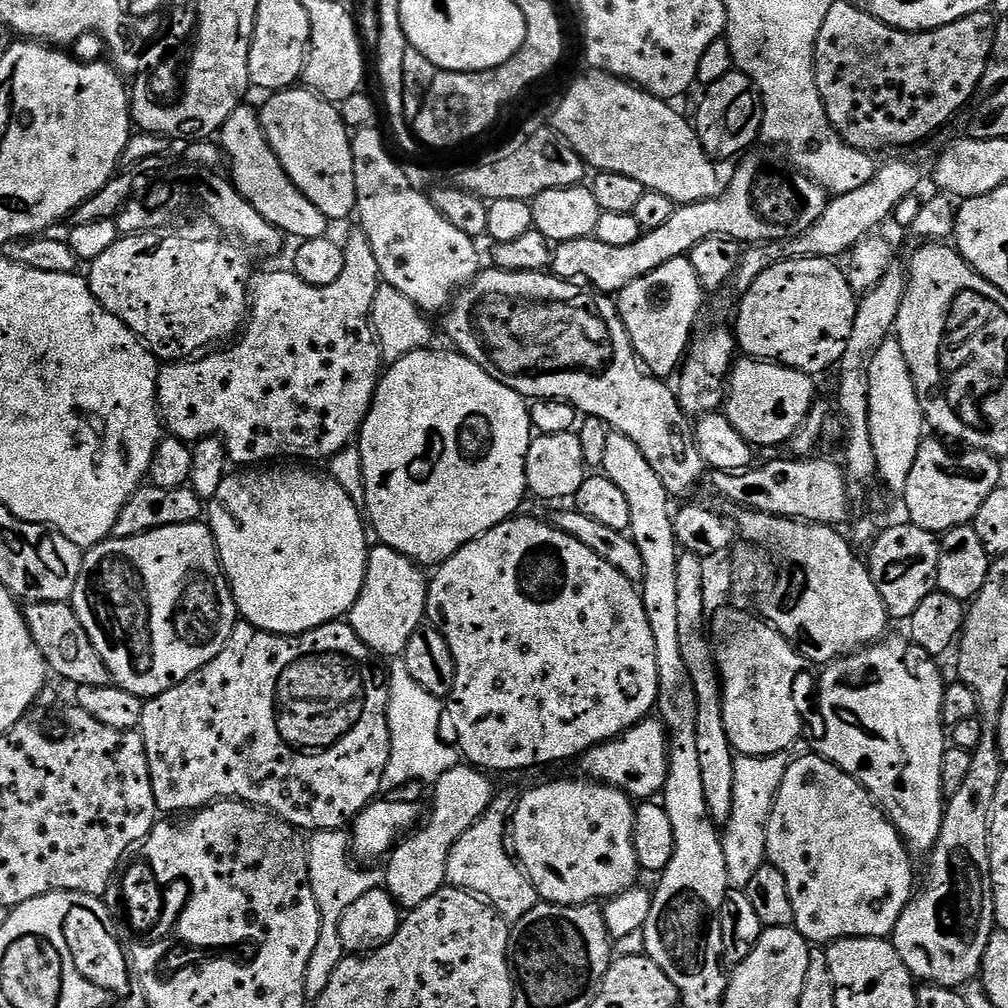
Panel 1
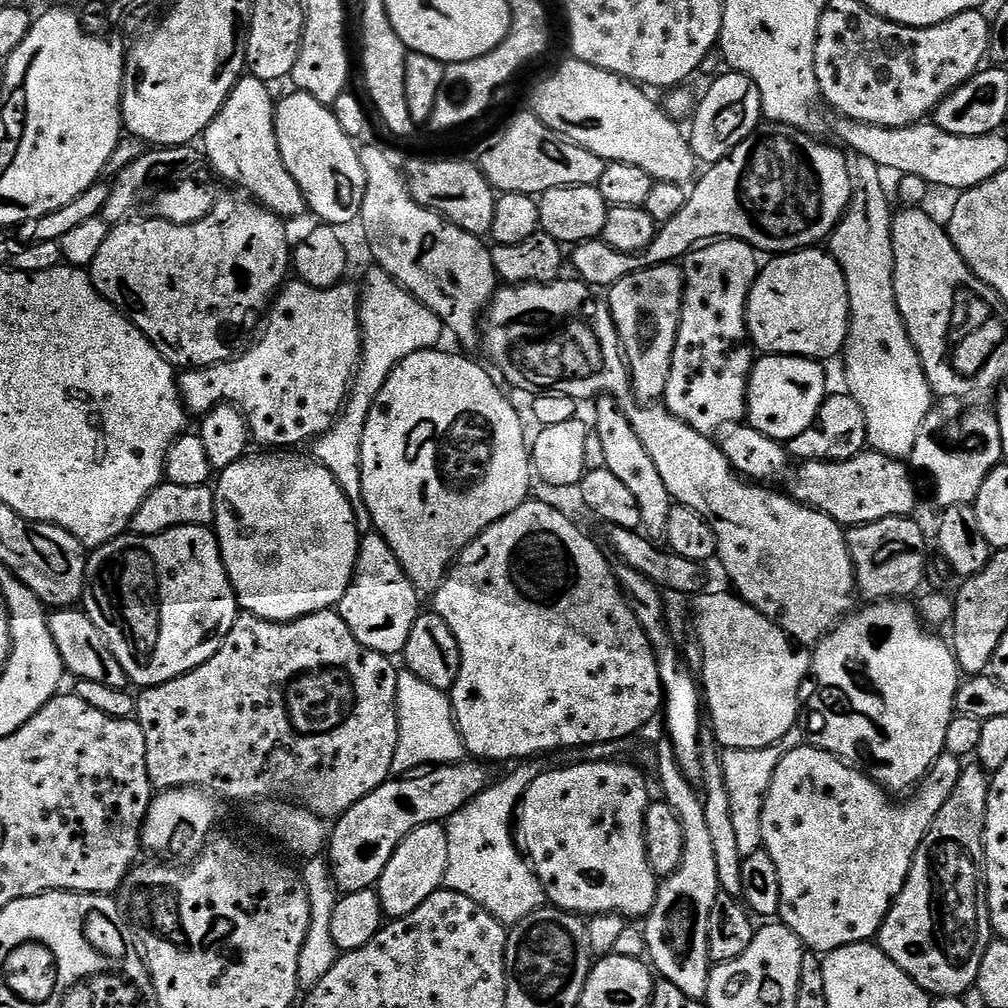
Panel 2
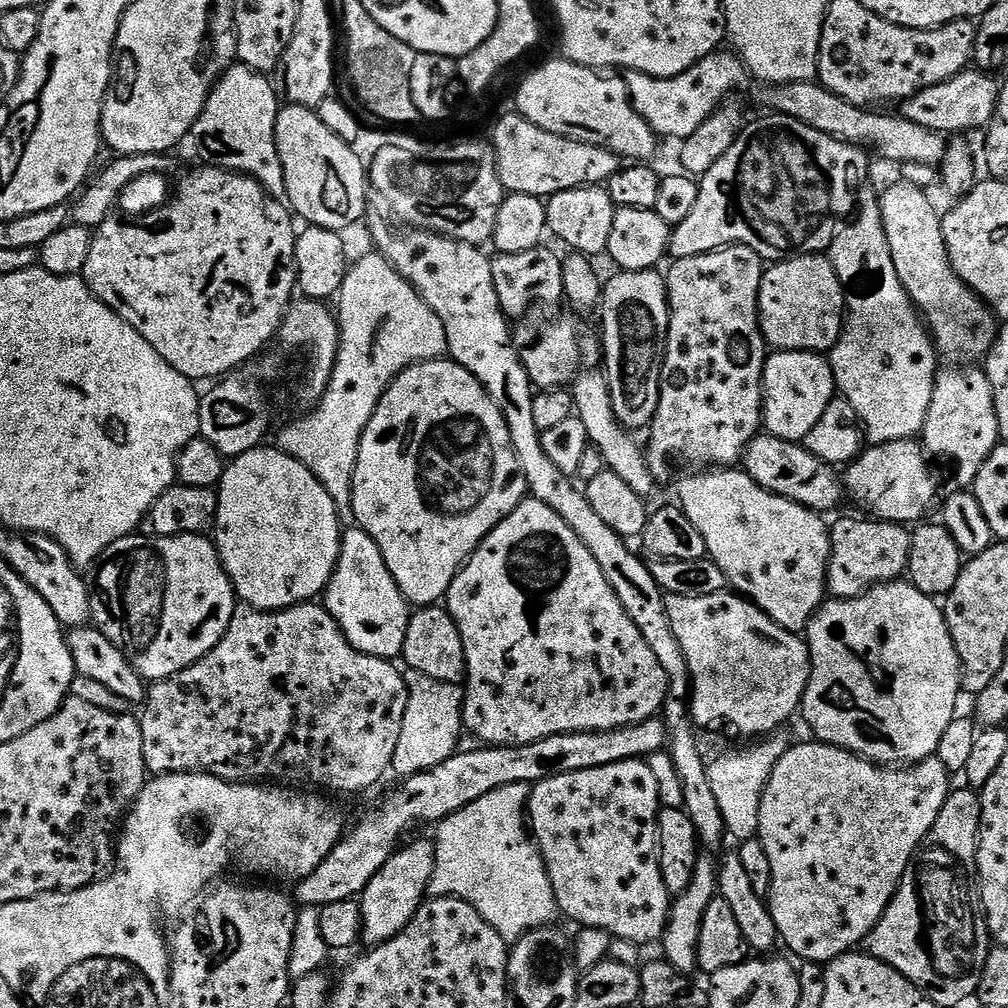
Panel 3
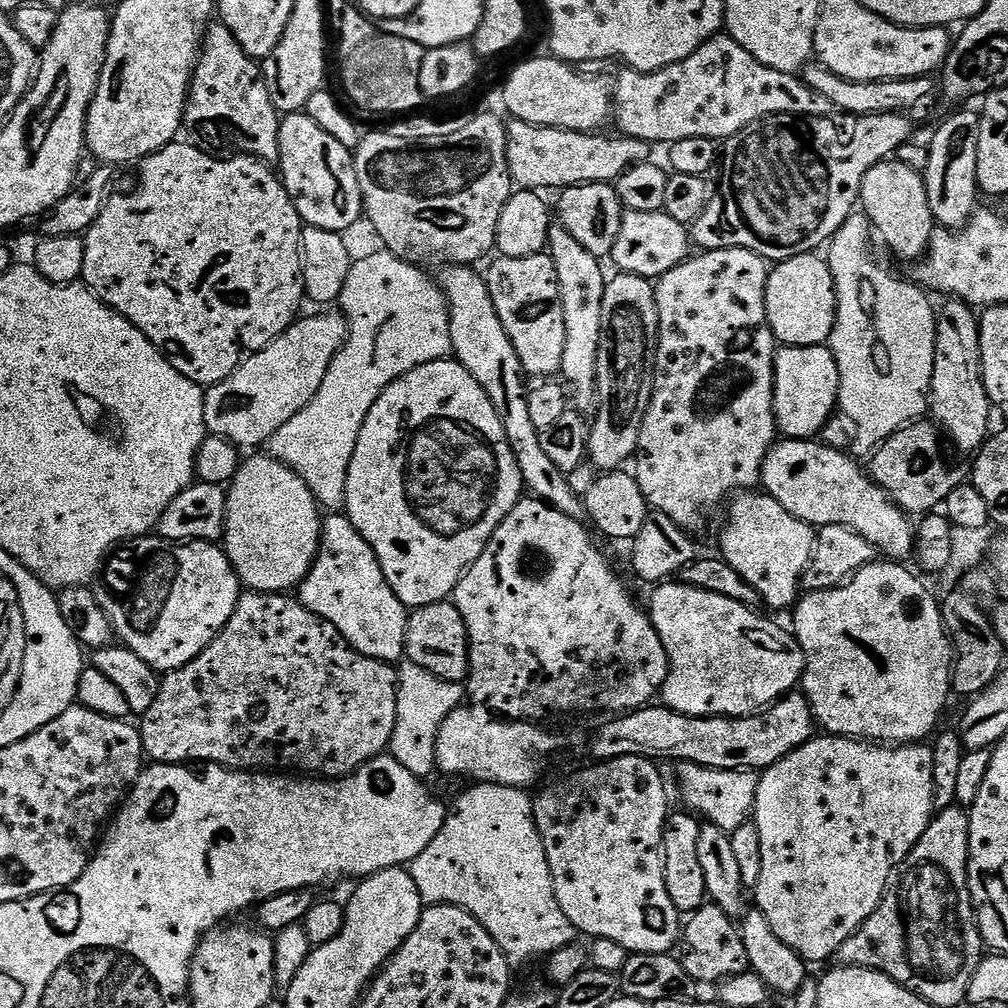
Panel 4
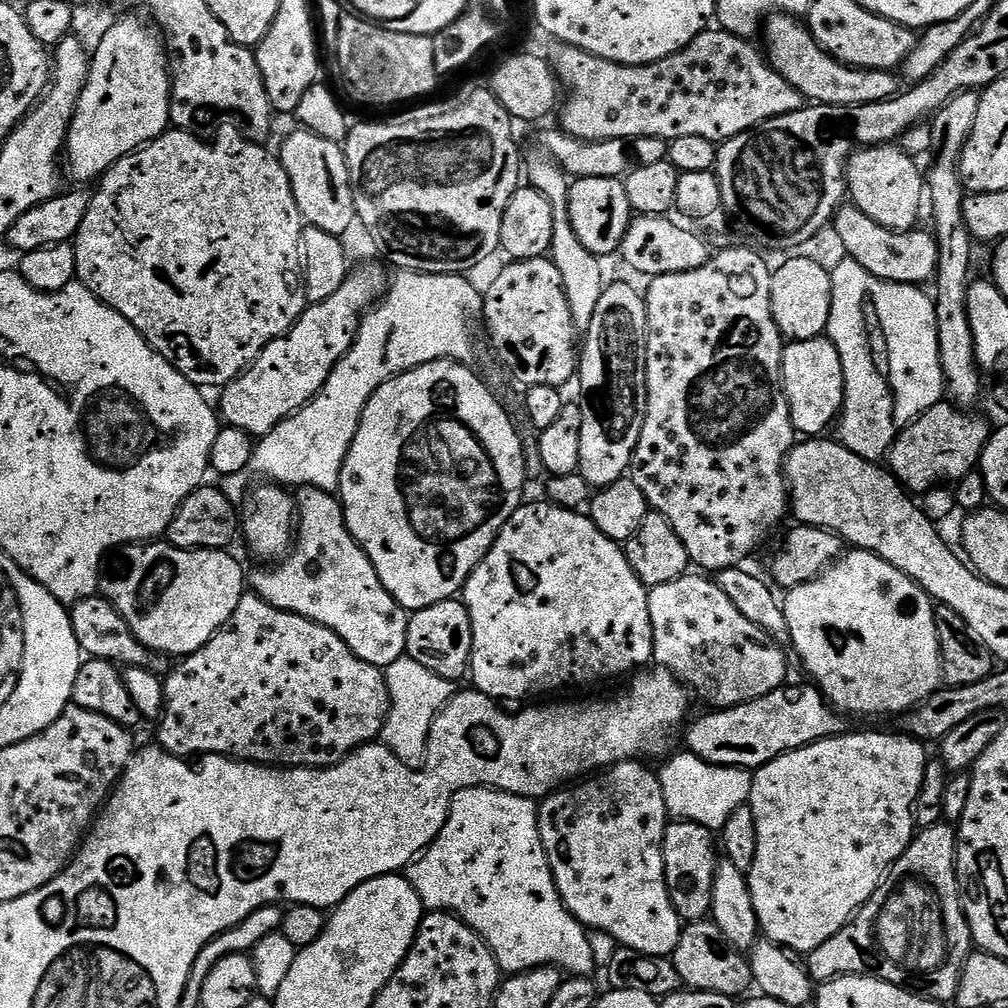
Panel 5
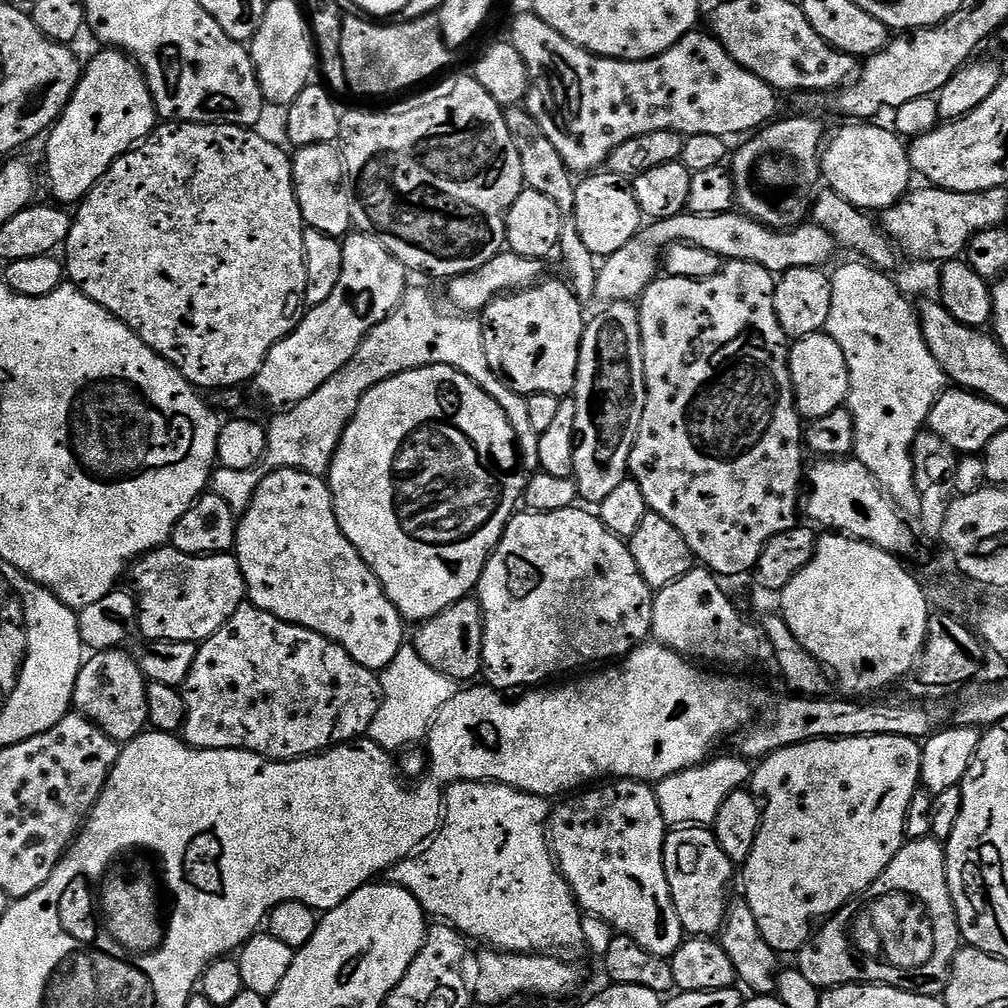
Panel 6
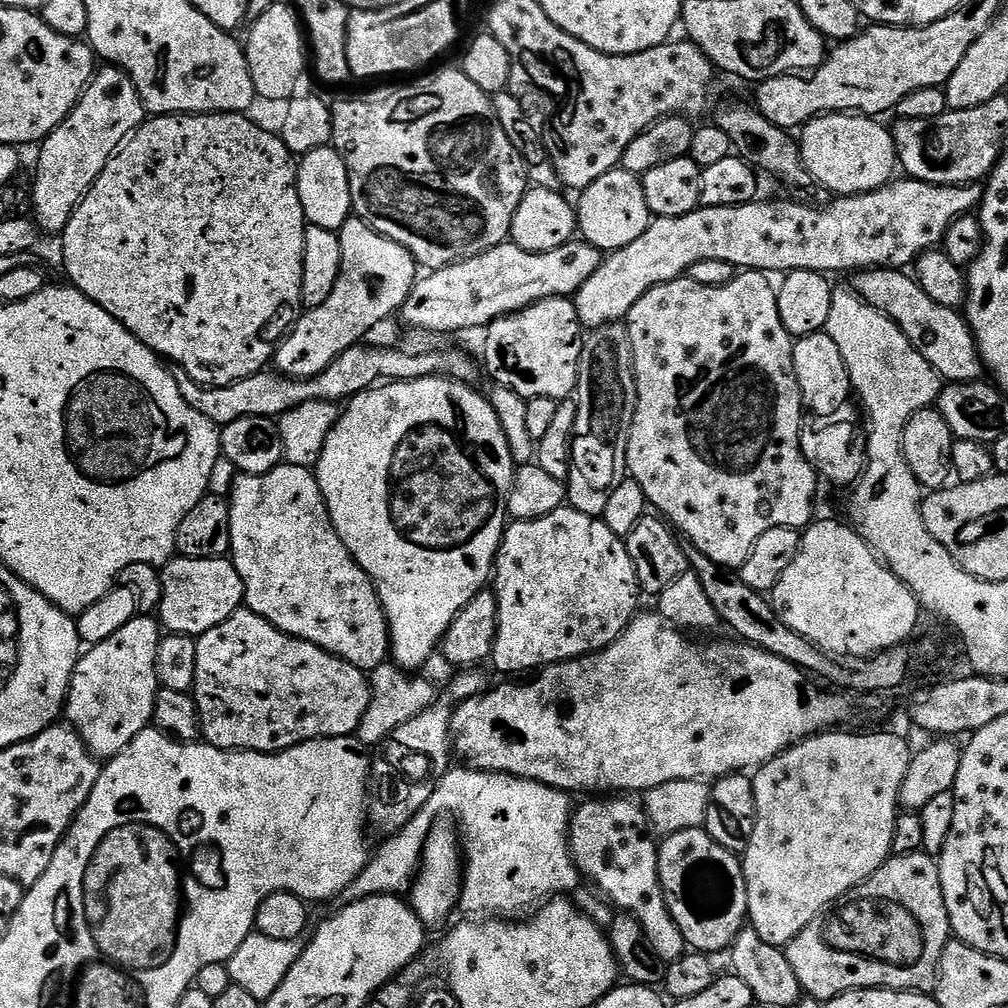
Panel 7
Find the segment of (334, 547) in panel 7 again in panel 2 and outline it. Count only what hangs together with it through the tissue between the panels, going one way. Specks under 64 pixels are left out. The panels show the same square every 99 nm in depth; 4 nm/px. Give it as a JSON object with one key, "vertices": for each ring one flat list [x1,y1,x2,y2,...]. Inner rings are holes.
{"vertices":[[364,534,360,537,360,549,356,551,356,569,346,594,340,599,338,611,362,646,392,658,395,657,395,652,396,655,403,653,406,638,410,638,410,630,422,614,422,596,402,570,394,550,390,550,380,535,371,535]]}

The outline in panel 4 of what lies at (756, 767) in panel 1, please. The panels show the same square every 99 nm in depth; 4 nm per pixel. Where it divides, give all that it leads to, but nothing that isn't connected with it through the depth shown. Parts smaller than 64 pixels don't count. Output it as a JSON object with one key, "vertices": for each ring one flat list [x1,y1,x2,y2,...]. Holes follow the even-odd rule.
{"vertices":[[687,762,681,763,679,768,680,792,684,795,685,802,689,804,687,807,697,817,729,834,738,830,738,826,753,819,756,811,756,791,760,785,760,776,755,771,718,770]]}

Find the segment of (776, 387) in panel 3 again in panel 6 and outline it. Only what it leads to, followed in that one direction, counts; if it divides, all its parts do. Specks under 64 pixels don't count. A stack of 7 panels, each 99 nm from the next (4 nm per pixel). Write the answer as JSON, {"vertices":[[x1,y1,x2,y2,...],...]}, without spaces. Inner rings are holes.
{"vertices":[[827,331,815,332,800,338,791,345,790,367,792,392,796,396,796,408,805,421,826,418,837,411,848,399,848,367,846,358,840,354,838,342,828,337]]}

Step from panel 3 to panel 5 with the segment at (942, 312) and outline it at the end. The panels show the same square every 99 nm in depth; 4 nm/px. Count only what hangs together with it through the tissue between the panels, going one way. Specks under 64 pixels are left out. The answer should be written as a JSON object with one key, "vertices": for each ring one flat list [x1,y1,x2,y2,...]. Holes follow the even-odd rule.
{"vertices":[[877,144,874,148,861,148,848,159,846,192,851,203,860,208,882,227,906,232,917,227,920,199,926,196,926,180,915,159,892,144]]}

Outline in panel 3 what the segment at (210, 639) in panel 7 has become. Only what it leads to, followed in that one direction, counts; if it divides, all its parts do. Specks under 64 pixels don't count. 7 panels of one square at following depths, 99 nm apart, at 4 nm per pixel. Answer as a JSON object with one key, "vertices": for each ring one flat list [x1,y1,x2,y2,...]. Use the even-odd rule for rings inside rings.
{"vertices":[[309,602,307,604,295,604,292,608,281,608,278,612,263,612,260,608,251,608,249,604,241,603,234,610,230,618,230,626,226,634,214,646,214,650,207,652,198,662,191,664,186,670,174,674,165,680,157,680,147,689,146,699,142,705,144,716,139,717,140,729,142,730,142,754,148,767,149,773,156,776,167,776,170,772,205,772,208,776,217,776,223,780,231,780,234,784,246,784,249,782,279,782,284,786,308,786,304,784,313,784,313,789,328,792,364,792,367,788,372,788,384,775,389,775,394,758,394,750,398,750,398,738,402,734,402,718,406,714,406,702,408,701,408,683,404,681,404,672,396,669,397,665,390,660,383,660,377,656,367,656,364,652,359,652,357,648,352,647,352,643,344,636,344,631,334,622,334,618,319,603]]}

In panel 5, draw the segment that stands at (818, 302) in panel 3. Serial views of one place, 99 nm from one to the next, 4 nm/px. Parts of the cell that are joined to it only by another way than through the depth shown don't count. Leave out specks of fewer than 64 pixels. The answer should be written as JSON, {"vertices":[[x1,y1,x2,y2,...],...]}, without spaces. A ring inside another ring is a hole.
{"vertices":[[796,254,772,274,772,317,785,341,815,340,828,331,832,305,832,273,816,260]]}

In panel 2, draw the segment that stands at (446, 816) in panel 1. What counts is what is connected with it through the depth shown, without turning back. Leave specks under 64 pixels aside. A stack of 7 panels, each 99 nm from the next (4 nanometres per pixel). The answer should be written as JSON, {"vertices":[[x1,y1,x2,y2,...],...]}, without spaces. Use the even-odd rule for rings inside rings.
{"vertices":[[443,823,418,826,394,850,386,870,382,870,380,882,374,891,380,896,385,917,397,920,422,906,430,894,441,891,448,869,448,830]]}

